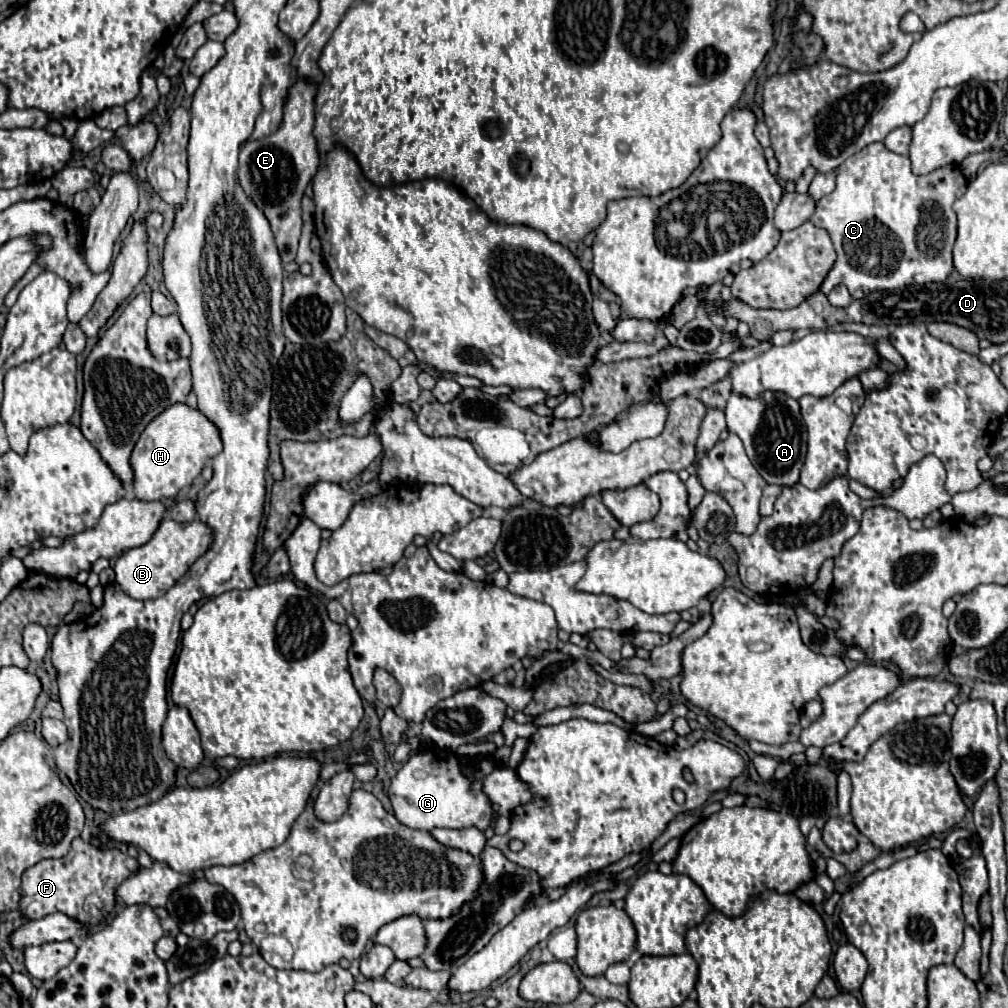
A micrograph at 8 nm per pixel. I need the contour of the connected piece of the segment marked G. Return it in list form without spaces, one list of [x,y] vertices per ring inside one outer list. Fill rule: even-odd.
[[[423,748],[415,752],[409,762],[395,774],[389,786],[389,800],[395,812],[395,818],[405,824],[407,828],[427,830],[433,828],[469,828],[475,826],[485,830],[491,824],[491,802],[481,792],[481,778],[495,768],[493,758],[479,758],[475,762],[475,780],[469,780],[461,774],[457,754],[449,750],[437,748]]]

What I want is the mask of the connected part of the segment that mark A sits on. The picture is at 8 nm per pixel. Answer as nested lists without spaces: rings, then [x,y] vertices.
[[[731,394],[725,408],[725,416],[727,414],[727,430],[743,440],[749,460],[763,480],[777,486],[795,486],[807,456],[807,430],[797,400],[785,394],[763,394],[749,402],[749,398],[737,398],[737,394]]]

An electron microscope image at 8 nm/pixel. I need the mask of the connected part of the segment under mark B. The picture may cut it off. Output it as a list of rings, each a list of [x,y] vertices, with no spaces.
[[[163,518],[153,538],[137,548],[123,552],[115,562],[115,580],[117,584],[137,600],[149,600],[163,596],[175,582],[189,570],[189,566],[201,558],[213,544],[213,530],[201,522],[199,518],[193,522],[175,522],[171,518]]]

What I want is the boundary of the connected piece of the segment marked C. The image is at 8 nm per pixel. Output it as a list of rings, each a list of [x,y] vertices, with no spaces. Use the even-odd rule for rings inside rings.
[[[881,142],[867,146],[853,154],[837,168],[835,190],[821,198],[815,206],[811,222],[817,228],[825,228],[835,244],[837,262],[821,284],[821,292],[829,294],[835,286],[845,284],[853,298],[865,298],[871,292],[891,292],[911,284],[945,282],[953,272],[951,248],[957,234],[957,218],[951,210],[953,202],[967,190],[967,178],[957,166],[943,166],[925,176],[915,176],[909,168],[909,158],[889,152]]]

